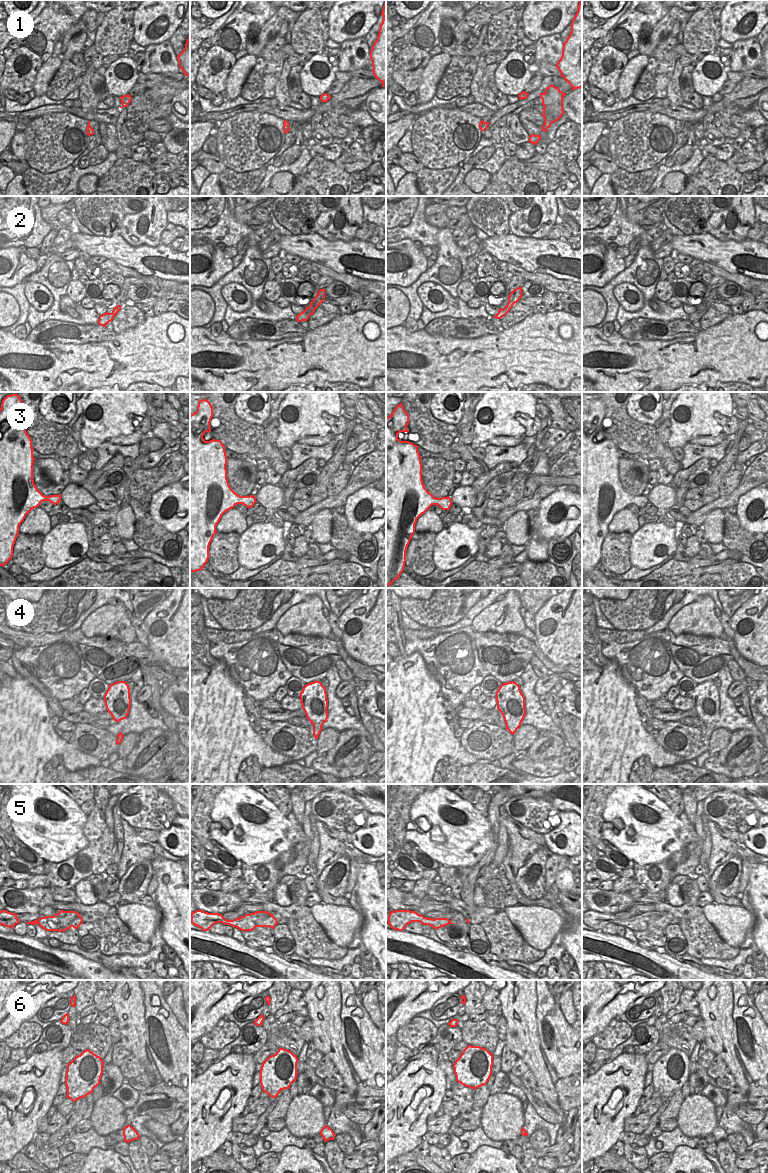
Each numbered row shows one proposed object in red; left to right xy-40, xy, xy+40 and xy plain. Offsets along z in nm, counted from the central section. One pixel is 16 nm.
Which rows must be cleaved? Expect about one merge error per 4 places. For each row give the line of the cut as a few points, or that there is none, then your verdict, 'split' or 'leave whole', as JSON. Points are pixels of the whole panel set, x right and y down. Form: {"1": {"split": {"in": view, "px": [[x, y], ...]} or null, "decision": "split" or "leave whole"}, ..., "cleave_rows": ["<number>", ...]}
{"1": {"split": null, "decision": "leave whole"}, "2": {"split": null, "decision": "leave whole"}, "3": {"split": null, "decision": "leave whole"}, "4": {"split": null, "decision": "leave whole"}, "5": {"split": null, "decision": "leave whole"}, "6": {"split": null, "decision": "leave whole"}, "cleave_rows": []}

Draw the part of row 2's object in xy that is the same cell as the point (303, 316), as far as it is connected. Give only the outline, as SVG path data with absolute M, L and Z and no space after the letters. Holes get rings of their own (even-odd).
M320 289L315 298L310 302L310 306L306 307L300 314L296 316L298 322L307 321L315 312L316 308L325 301L325 289Z

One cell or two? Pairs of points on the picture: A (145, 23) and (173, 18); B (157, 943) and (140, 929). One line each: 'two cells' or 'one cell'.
A: one cell
B: two cells

